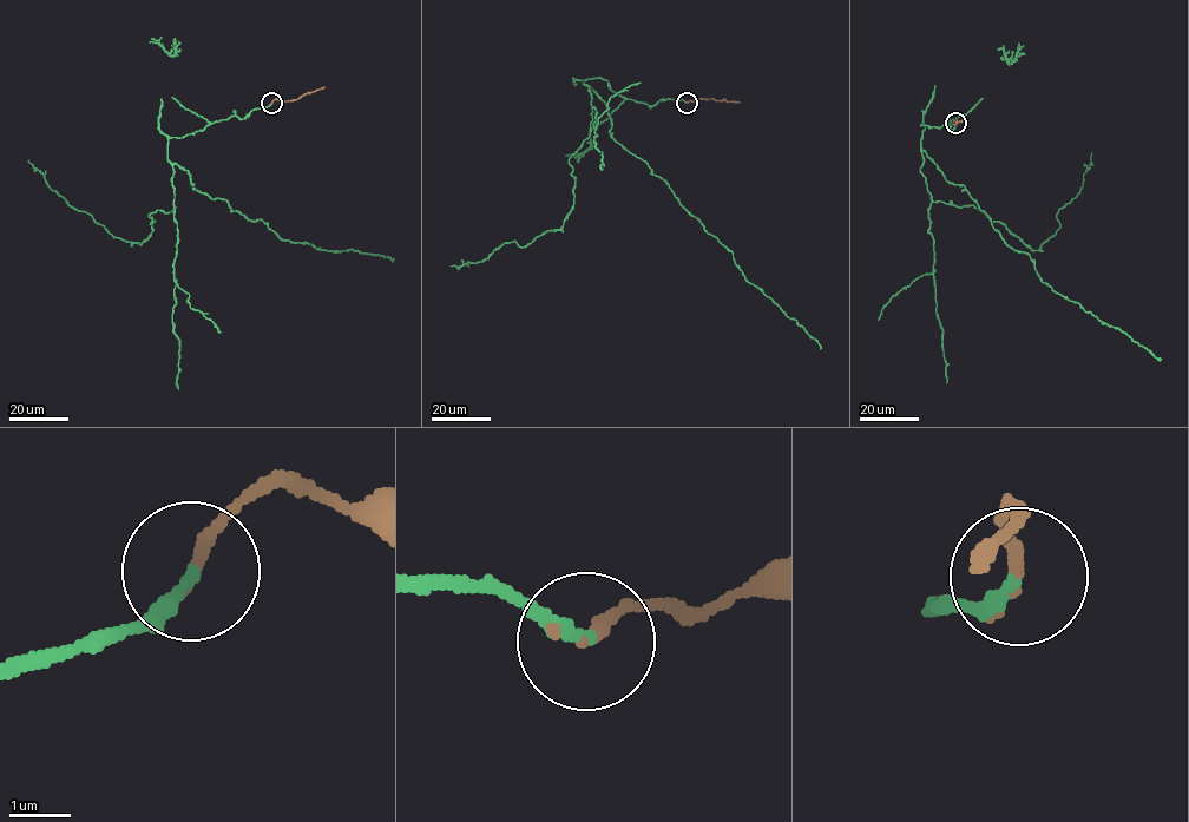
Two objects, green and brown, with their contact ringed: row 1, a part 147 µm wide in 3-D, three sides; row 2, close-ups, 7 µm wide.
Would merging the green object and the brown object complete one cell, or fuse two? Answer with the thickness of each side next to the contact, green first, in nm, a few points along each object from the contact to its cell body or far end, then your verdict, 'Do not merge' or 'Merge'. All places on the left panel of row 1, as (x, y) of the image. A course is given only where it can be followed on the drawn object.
Thickness 240 nm (green) against 220 nm. Course of green: (271, 103), (171, 137), (168, 159), (198, 191), (261, 219), (281, 239), (393, 260). Course of brown: (271, 103), (275, 99), (296, 100), (324, 86). Merge

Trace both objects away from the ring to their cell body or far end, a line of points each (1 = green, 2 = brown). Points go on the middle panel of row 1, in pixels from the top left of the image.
1: (687, 103), (648, 105), (600, 78), (583, 83), (604, 102), (617, 143), (820, 349)
2: (687, 103), (711, 99), (740, 102)

